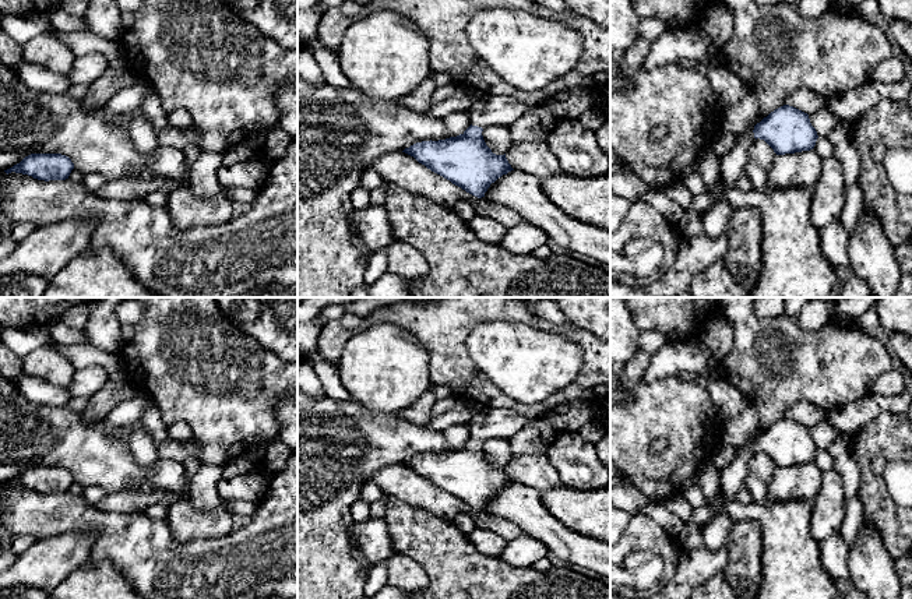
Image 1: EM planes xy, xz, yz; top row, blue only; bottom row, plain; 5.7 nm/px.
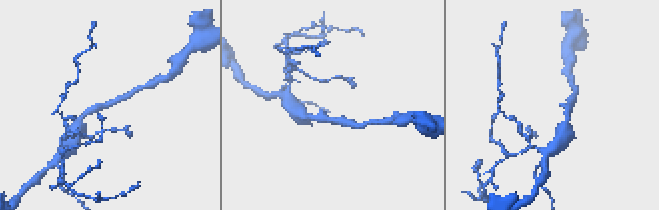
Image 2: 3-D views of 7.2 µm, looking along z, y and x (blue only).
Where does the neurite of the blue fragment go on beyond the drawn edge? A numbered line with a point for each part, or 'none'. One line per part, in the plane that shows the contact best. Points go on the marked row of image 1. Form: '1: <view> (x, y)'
1: xz (488, 111)

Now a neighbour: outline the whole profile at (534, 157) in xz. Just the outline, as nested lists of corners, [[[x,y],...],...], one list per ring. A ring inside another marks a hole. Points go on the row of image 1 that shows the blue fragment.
[[[528,138],[513,142],[506,158],[514,170],[529,173],[540,182],[563,173],[561,165],[545,140]]]

